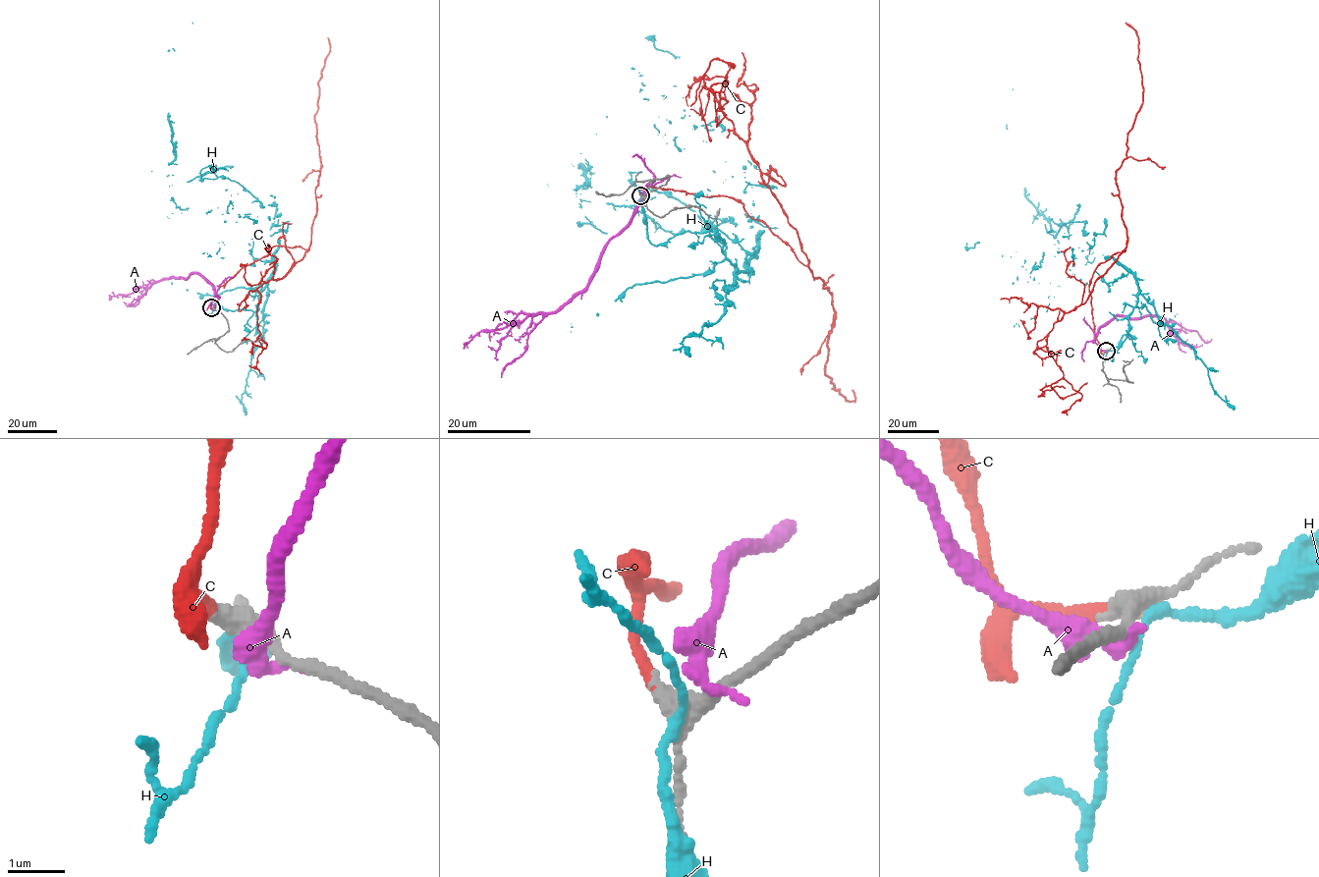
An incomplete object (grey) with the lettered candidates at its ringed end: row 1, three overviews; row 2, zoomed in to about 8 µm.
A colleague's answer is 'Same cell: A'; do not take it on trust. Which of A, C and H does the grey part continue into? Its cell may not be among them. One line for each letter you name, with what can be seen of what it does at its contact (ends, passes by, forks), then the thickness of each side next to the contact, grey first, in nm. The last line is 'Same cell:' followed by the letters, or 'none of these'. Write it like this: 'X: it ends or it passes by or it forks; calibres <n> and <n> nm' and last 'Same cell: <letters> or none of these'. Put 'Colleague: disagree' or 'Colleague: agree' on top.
Colleague: disagree
C: it ends; calibres 320 and 200 nm
Same cell: C

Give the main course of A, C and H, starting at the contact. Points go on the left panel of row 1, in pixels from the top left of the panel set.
A: (214, 309), (218, 298), (214, 286), (196, 273), (187, 279), (152, 282), (131, 293), (110, 297), (110, 301)
C: (211, 307), (220, 286), (271, 248), (308, 249), (285, 276), (257, 289), (258, 338), (266, 347), (241, 341)
H: (213, 308), (216, 300), (256, 310), (280, 238), (260, 201), (214, 170), (169, 186), (174, 49), (192, 23)

